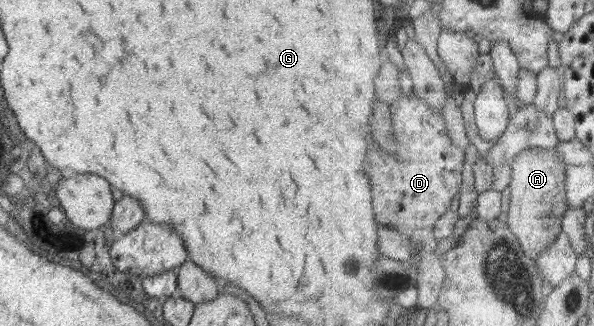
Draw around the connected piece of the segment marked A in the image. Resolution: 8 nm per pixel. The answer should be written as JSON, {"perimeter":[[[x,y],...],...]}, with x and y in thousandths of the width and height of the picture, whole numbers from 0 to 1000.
{"perimeter":[[[897,451],[880,460],[877,472],[867,475],[860,494],[864,509],[864,564],[857,571],[859,629],[857,647],[850,656],[850,672],[857,687],[857,699],[870,715],[877,733],[884,767],[891,785],[907,801],[914,776],[929,758],[949,712],[949,669],[953,650],[961,638],[956,604],[955,537],[960,503],[955,503],[944,482],[943,466],[936,454]]]}

